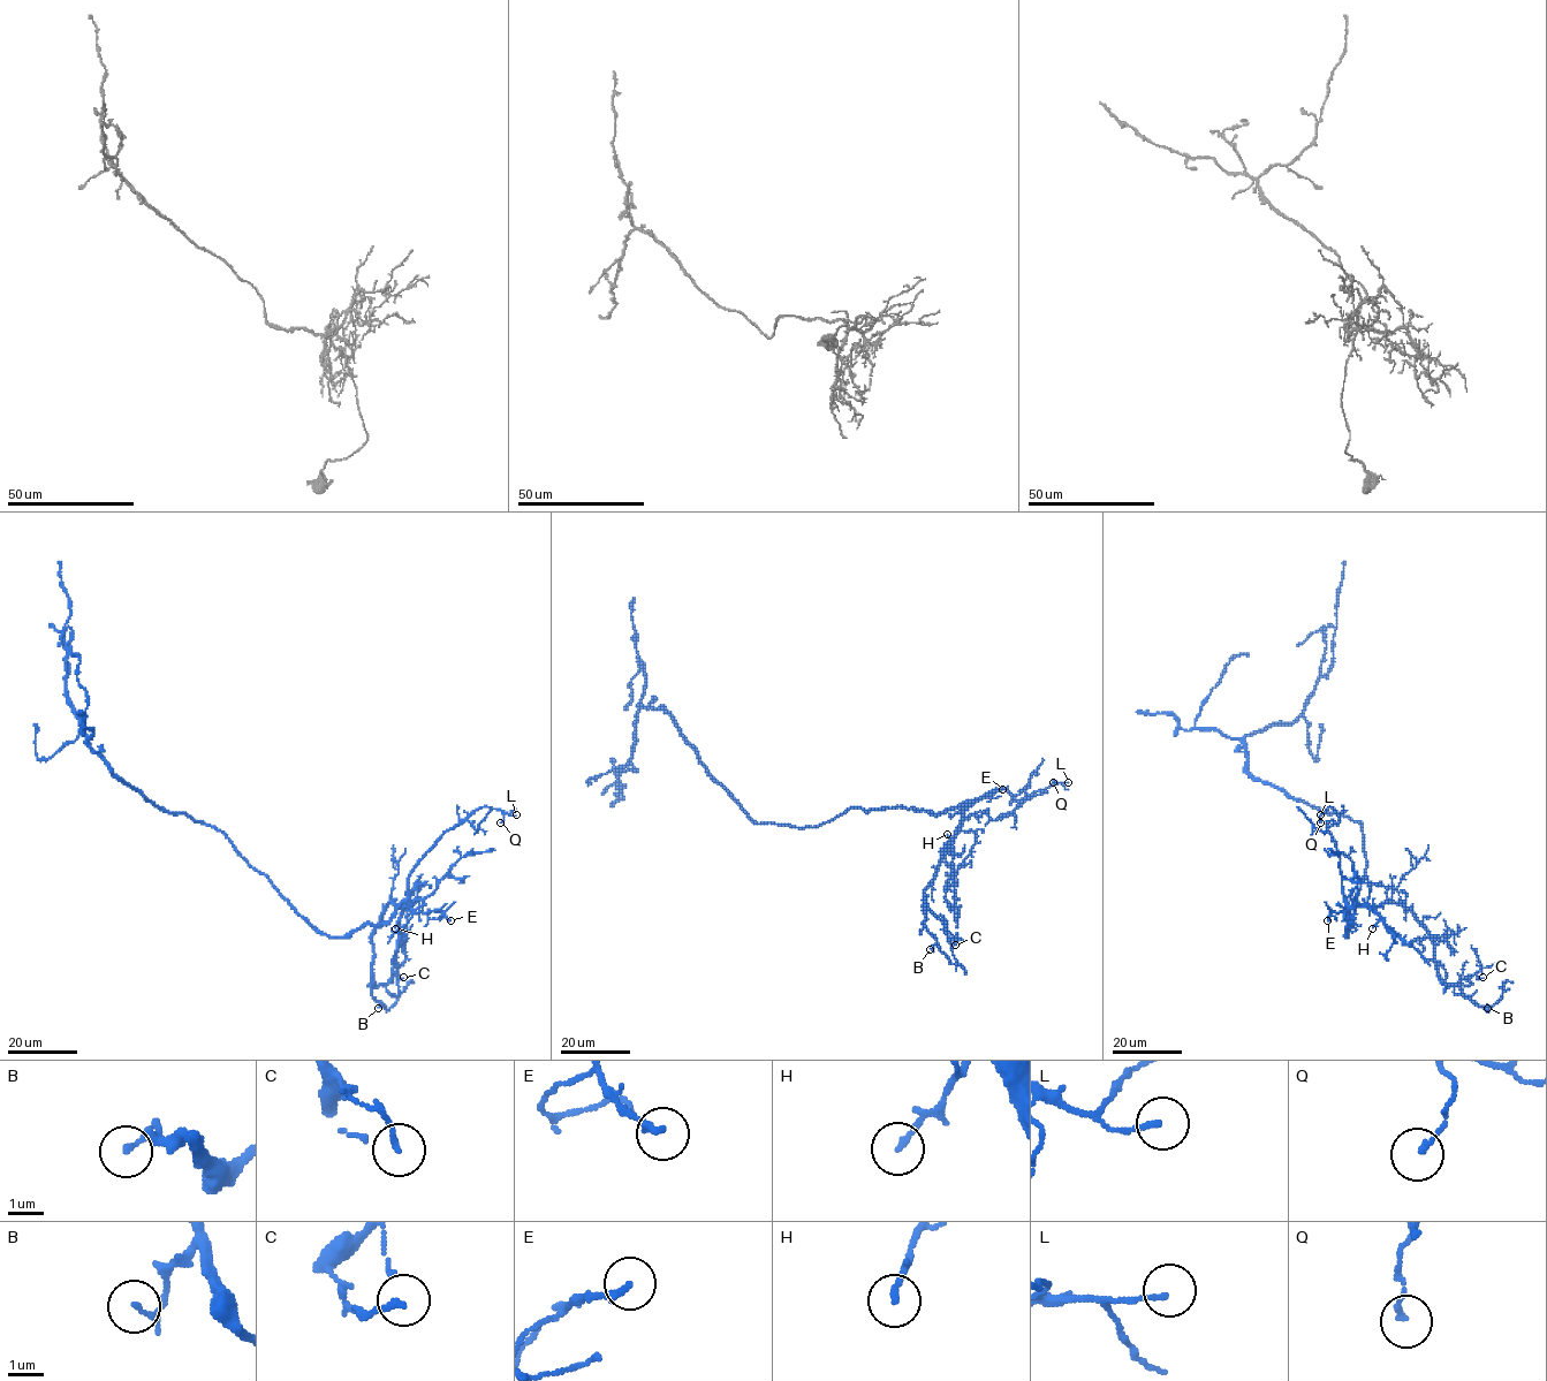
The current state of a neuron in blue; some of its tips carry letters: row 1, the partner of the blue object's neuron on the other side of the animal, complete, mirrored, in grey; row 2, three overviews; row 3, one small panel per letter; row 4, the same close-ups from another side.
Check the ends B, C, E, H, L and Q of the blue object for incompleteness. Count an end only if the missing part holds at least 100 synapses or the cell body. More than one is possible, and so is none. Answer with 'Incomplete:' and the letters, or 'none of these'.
Incomplete: none of these

